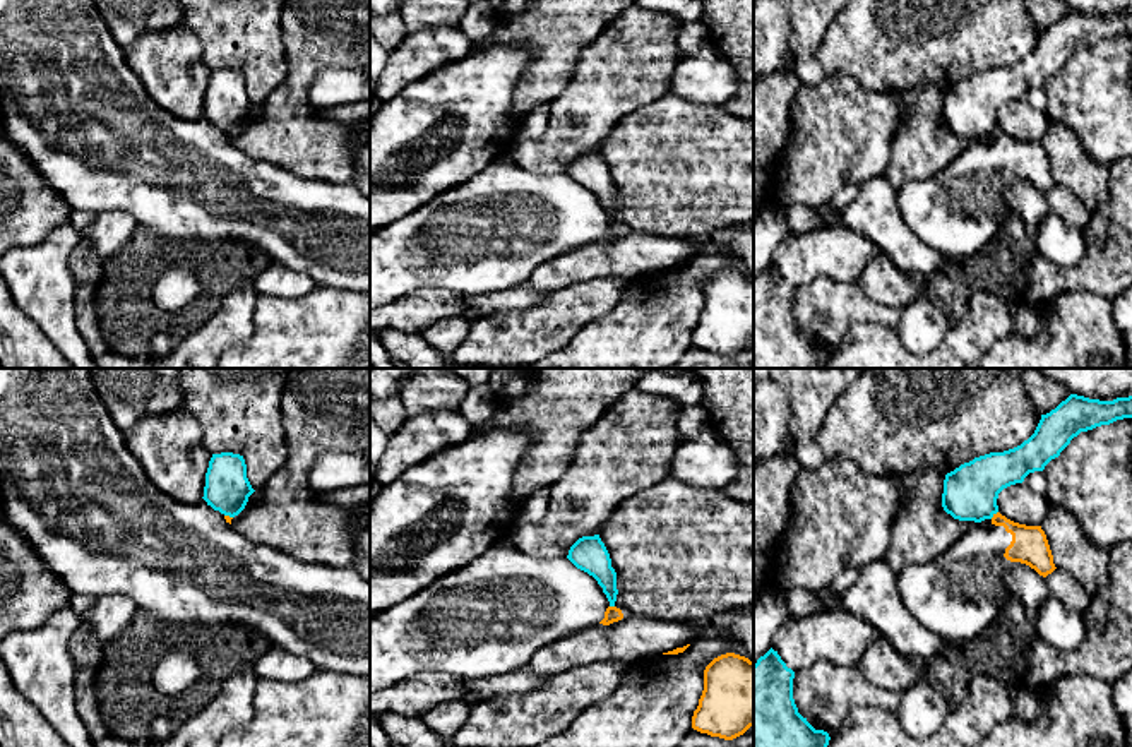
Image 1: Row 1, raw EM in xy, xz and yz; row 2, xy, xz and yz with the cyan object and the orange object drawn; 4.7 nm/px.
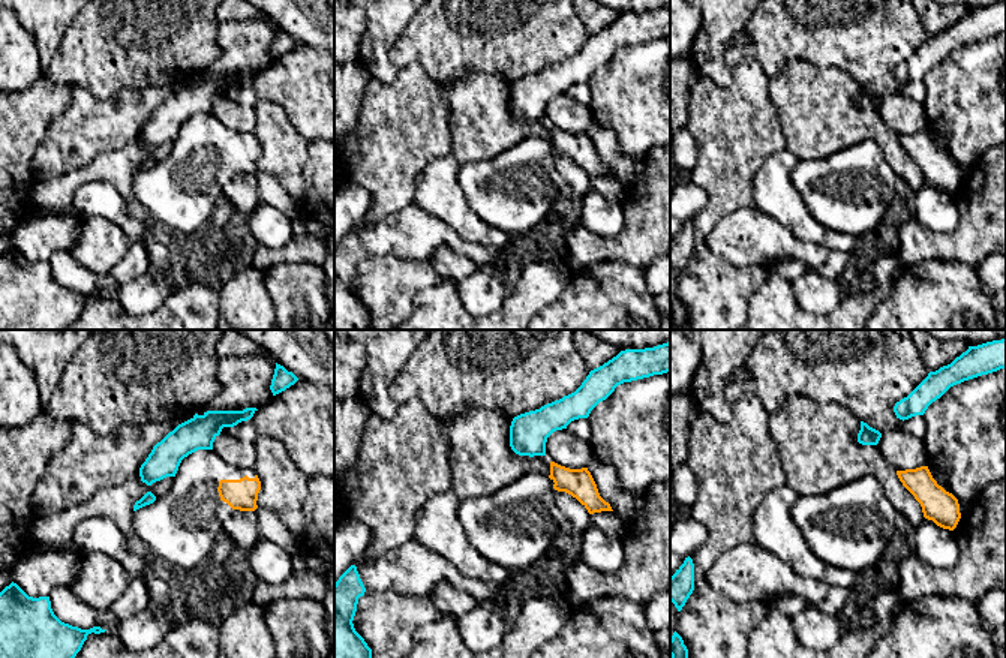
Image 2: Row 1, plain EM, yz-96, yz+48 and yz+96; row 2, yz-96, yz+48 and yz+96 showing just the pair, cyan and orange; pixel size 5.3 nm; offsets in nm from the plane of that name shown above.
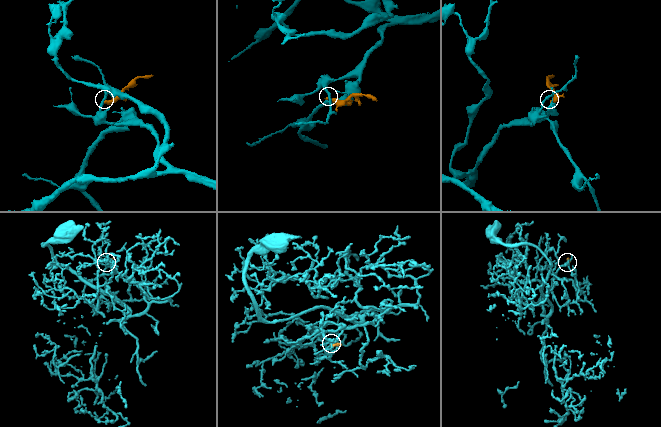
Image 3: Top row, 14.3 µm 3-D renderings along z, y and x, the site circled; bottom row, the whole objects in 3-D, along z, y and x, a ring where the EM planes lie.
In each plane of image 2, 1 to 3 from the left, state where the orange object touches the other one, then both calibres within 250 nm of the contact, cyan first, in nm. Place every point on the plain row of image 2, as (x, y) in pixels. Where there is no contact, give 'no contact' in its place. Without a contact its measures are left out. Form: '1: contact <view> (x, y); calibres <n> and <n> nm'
1: no contact
2: no contact
3: no contact

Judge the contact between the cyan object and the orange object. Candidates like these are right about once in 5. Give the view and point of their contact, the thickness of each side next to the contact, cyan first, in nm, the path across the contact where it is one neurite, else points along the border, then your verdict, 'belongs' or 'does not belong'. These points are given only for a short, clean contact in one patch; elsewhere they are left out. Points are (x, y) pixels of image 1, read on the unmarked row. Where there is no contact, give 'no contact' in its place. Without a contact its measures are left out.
meets cyan in yz at (994, 129); 260 nm thick on the cyan side, 170 nm on the other; border along yz (997, 127), (990, 134); does not belong

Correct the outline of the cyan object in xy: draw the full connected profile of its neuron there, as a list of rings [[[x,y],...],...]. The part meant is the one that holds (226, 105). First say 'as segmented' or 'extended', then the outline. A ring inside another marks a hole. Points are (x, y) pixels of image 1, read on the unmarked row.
as segmented; [[[212,70],[206,89],[204,117],[224,132],[238,132],[255,106],[247,94],[243,72]]]

